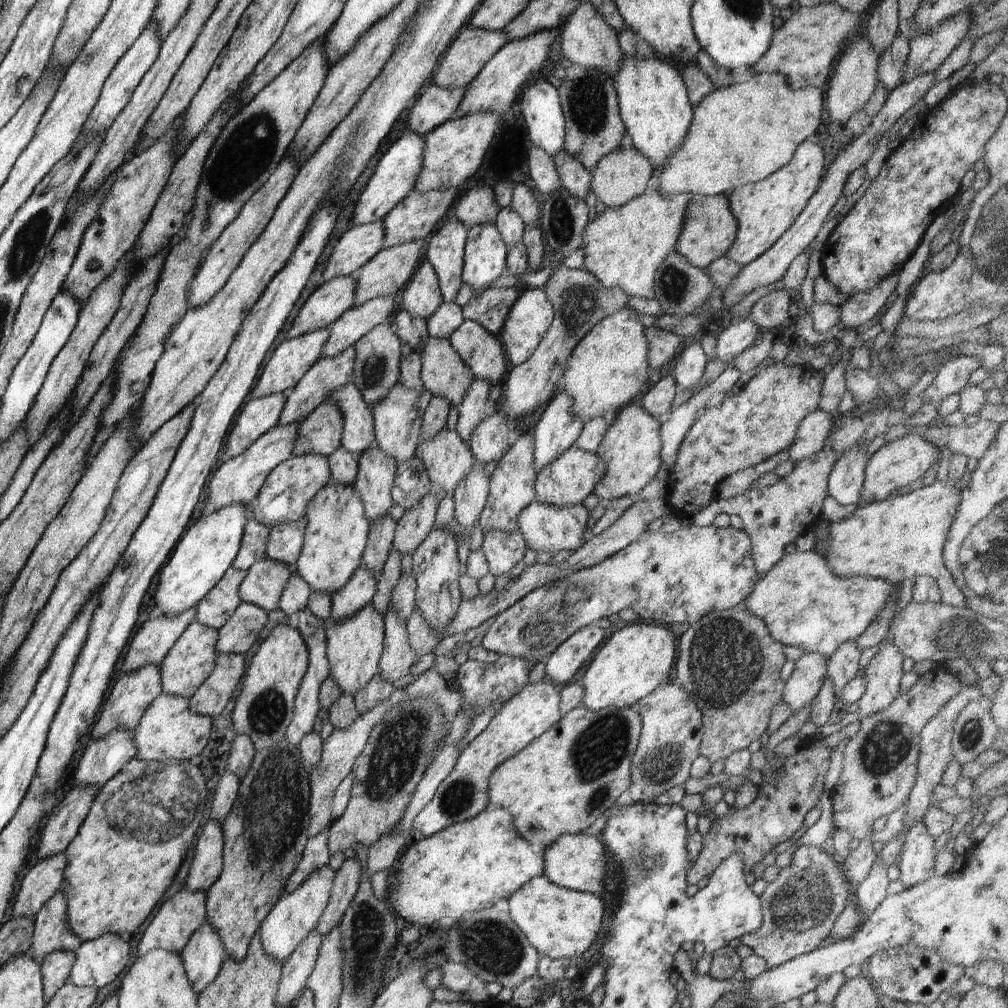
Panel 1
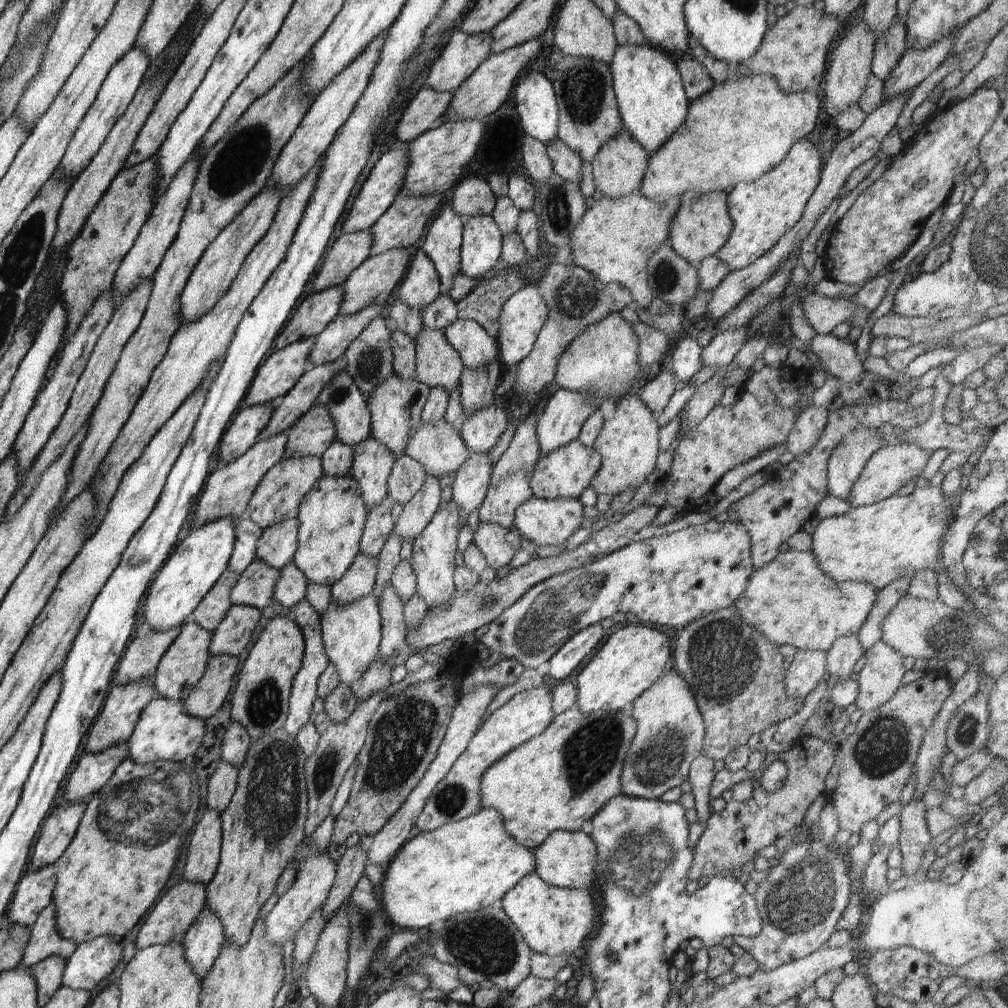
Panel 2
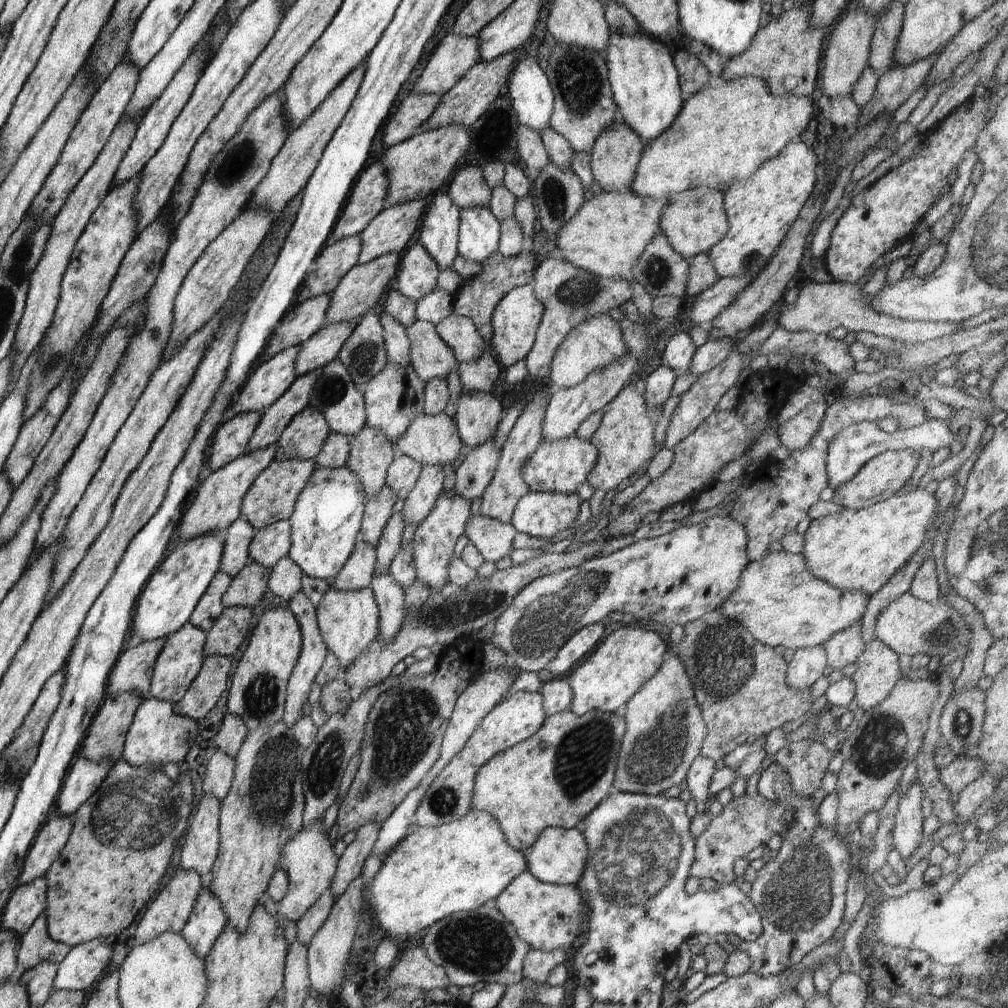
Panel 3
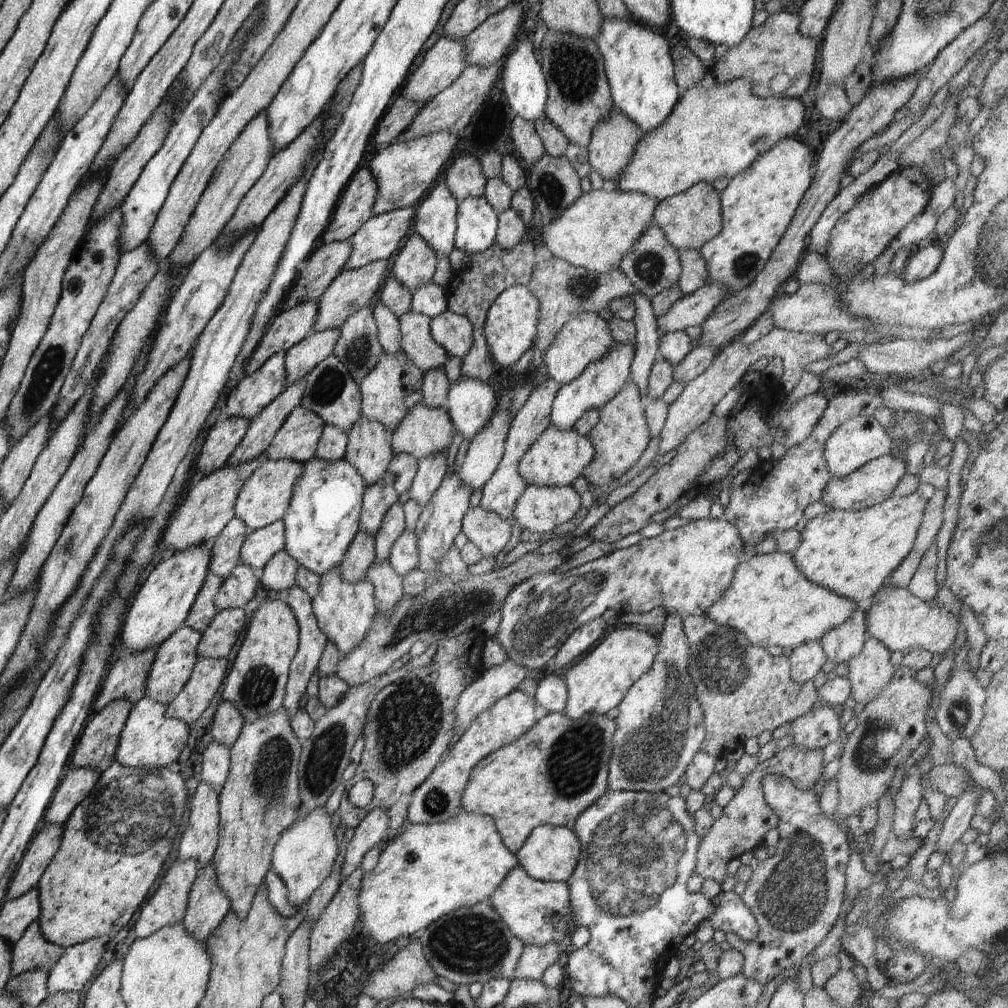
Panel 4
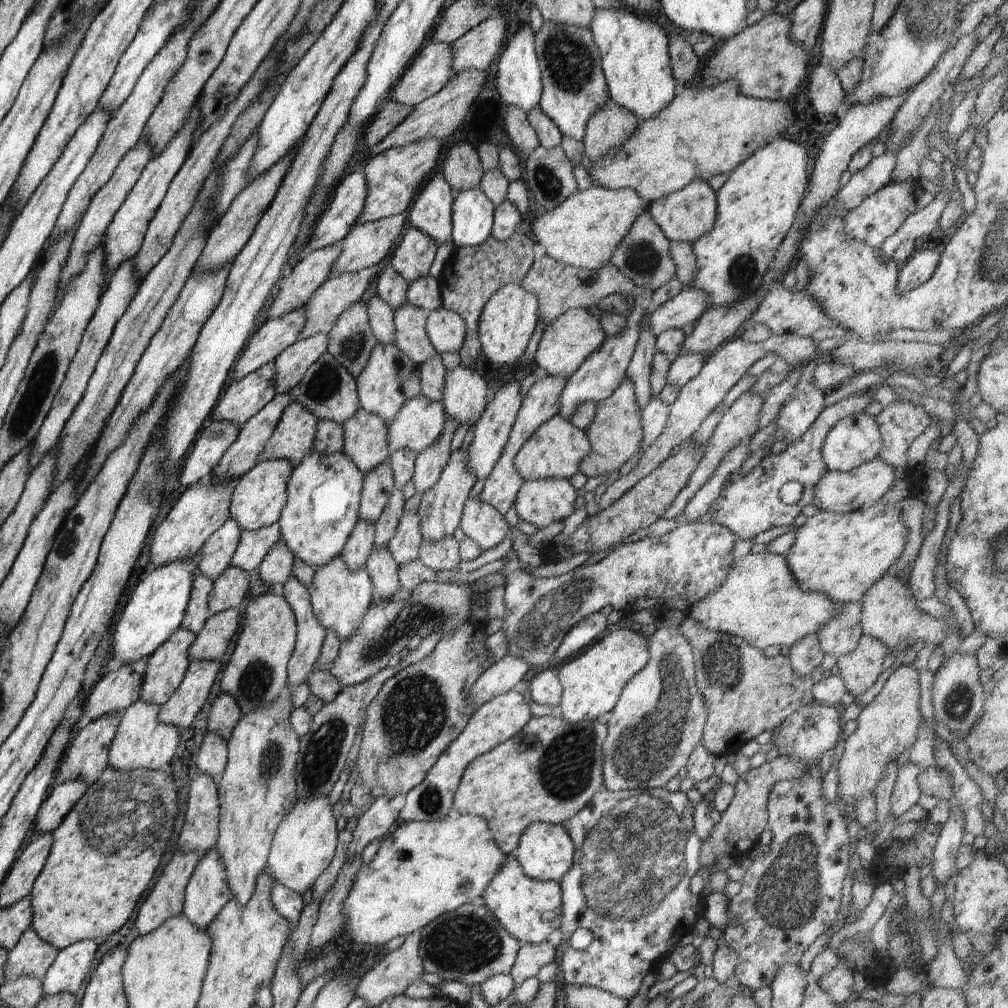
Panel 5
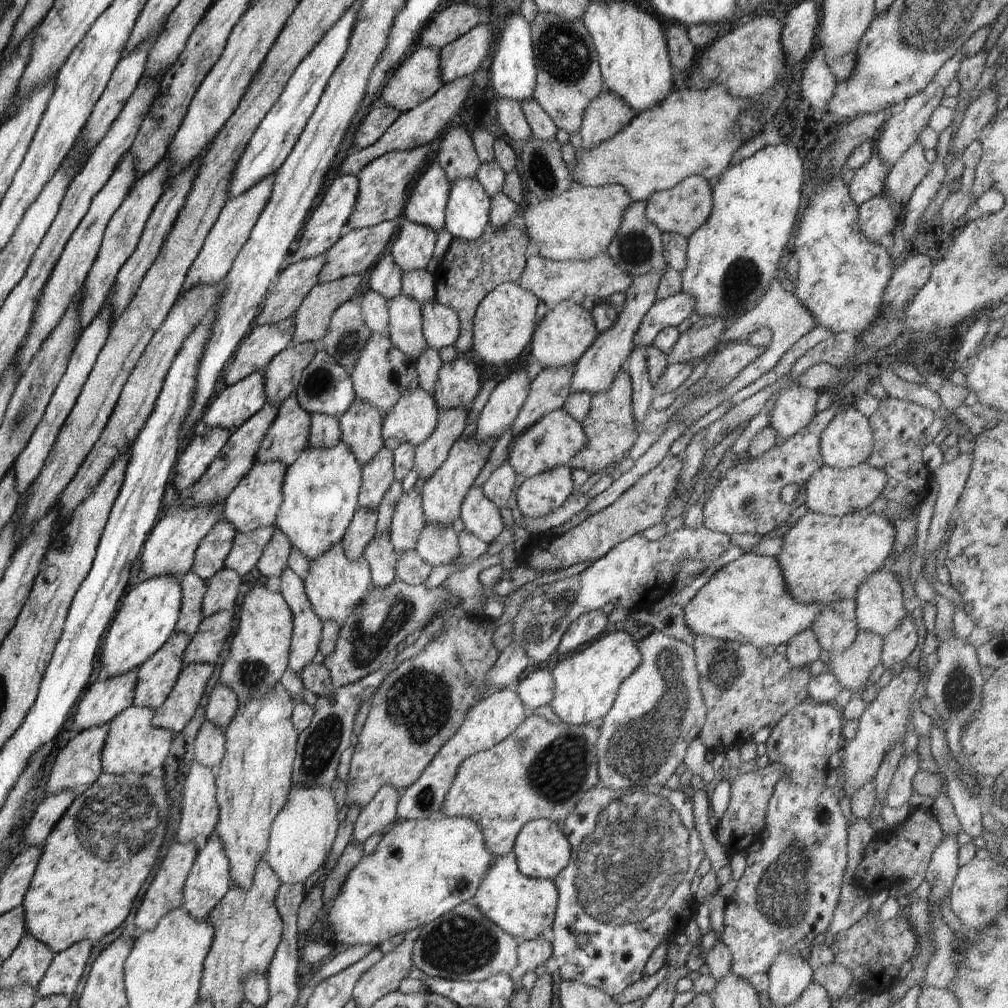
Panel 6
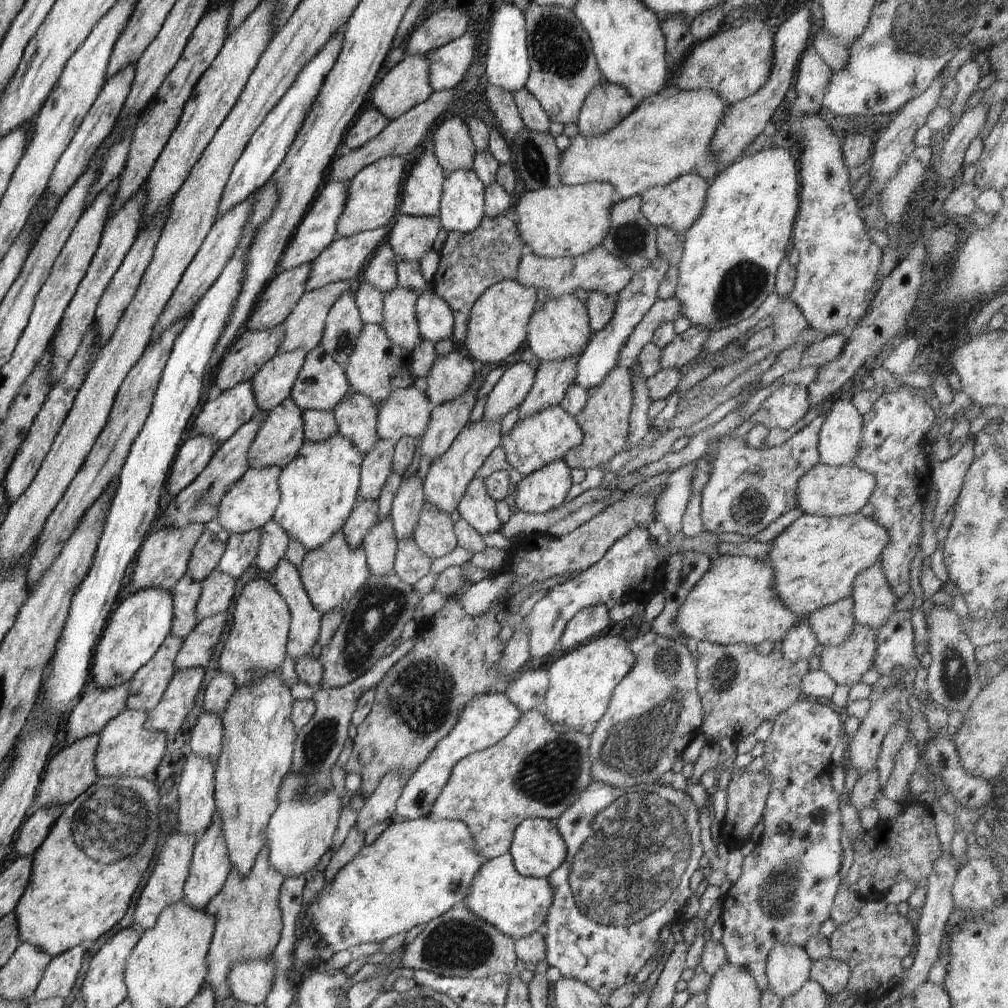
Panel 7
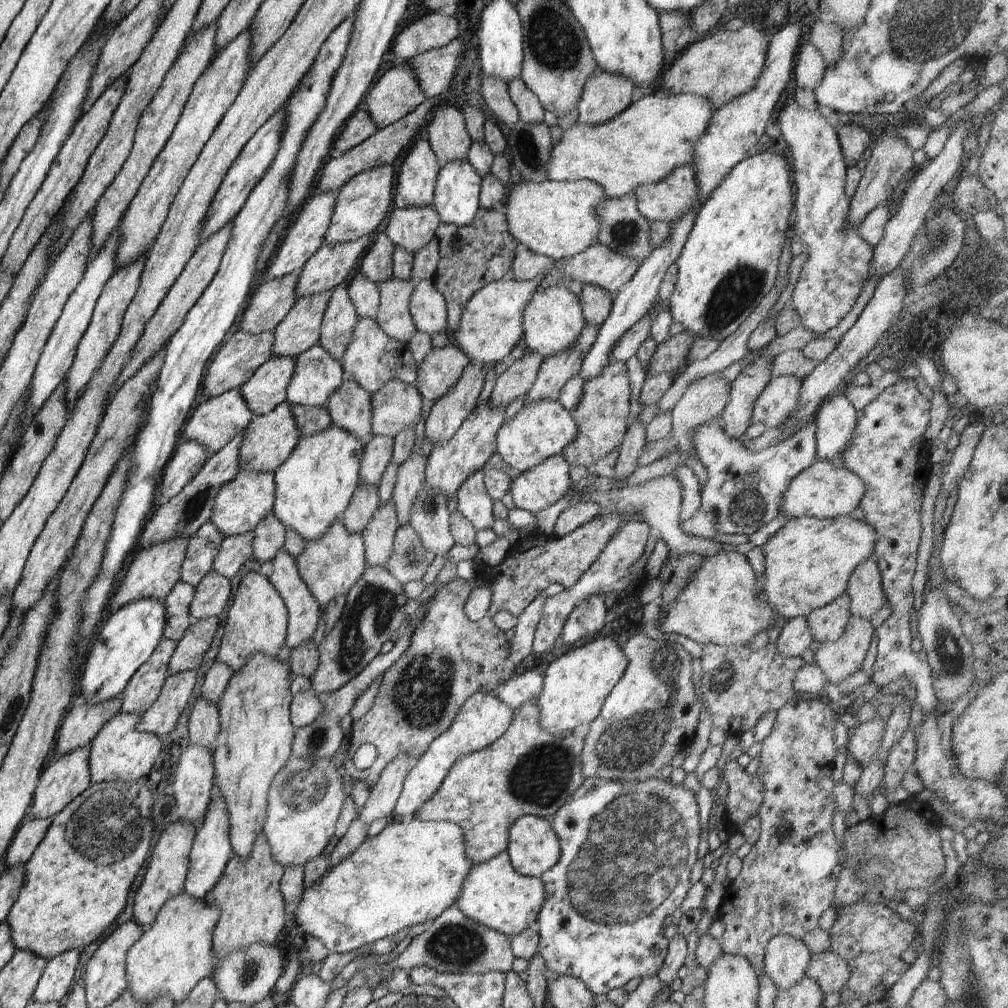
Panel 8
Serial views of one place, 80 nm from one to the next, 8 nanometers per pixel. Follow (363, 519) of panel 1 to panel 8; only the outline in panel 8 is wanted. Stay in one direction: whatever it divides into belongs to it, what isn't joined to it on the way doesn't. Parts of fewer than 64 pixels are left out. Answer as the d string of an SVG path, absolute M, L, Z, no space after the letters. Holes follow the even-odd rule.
M334 423L316 434L300 436L288 460L273 472L275 501L272 511L278 520L284 523L285 527L293 528L305 541L313 541L325 535L333 520L340 519L344 515L351 496L359 485L363 445L360 439Z

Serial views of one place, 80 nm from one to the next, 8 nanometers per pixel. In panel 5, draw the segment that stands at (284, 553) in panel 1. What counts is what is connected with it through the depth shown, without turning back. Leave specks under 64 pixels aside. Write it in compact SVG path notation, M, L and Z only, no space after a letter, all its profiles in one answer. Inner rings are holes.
M278 523L257 531L242 531L229 566L238 567L252 574L258 570L263 558L280 539L281 532Z

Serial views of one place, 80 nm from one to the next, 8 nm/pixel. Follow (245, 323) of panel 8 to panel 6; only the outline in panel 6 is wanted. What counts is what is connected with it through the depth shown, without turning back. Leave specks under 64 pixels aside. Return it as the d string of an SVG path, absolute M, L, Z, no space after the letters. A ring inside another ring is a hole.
M325 254L288 265L279 274L278 282L263 300L254 325L271 325L294 316L325 263Z

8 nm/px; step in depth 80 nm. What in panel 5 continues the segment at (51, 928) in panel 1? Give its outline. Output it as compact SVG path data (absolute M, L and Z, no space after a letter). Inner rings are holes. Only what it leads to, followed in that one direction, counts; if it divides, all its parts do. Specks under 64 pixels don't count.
M32 927L22 934L18 944L5 954L3 975L6 983L20 977L42 980L60 951L42 940Z

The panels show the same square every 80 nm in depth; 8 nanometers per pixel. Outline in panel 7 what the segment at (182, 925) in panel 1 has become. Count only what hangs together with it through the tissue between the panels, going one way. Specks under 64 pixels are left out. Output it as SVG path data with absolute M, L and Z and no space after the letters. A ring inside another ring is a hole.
M178 830L172 831L166 837L165 843L162 845L162 849L158 854L156 866L148 883L142 890L140 898L138 898L138 904L136 904L136 909L134 910L133 917L136 928L141 931L154 928L162 909L184 898L184 883L189 875L189 868L197 839L198 836L187 835Z

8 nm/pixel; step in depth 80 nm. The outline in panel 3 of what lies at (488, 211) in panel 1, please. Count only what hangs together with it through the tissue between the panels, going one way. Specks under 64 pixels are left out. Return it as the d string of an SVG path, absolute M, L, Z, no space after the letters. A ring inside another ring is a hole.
M472 164L455 170L450 182L448 196L459 206L459 210L472 205L488 207L491 188L483 175L483 170Z

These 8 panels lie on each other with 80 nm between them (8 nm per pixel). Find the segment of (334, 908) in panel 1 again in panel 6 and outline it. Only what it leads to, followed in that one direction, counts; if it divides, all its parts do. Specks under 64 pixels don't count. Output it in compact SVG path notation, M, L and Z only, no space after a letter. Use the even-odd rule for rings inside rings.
M384 785L376 792L374 798L363 806L354 824L353 838L355 843L364 844L375 832L384 832L398 820L397 801L400 790L394 785Z

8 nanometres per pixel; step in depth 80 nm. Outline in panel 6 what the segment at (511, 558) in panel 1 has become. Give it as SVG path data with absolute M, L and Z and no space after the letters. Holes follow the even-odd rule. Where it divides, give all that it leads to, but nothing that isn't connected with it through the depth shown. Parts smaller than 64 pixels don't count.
M472 485L461 504L460 516L464 528L492 546L498 535L504 530L504 514L486 498L482 487Z

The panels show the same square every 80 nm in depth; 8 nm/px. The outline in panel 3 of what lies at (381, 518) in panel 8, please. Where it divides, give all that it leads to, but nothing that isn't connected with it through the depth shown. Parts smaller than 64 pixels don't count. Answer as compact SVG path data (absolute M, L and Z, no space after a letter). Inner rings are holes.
M389 572L374 574L369 586L374 591L378 607L380 636L389 643L394 640L402 621L406 619L405 592Z

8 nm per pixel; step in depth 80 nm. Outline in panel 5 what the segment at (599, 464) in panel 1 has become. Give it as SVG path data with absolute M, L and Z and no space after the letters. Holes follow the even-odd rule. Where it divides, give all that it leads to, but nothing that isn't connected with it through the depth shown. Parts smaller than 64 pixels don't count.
M556 413L542 423L519 448L514 466L524 481L537 481L550 477L568 479L579 470L580 461L590 452L591 444L585 431L574 426L570 420Z

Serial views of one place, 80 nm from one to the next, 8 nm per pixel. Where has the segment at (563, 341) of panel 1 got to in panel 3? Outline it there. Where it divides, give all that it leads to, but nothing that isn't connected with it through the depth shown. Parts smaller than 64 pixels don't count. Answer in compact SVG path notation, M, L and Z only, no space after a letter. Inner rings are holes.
M554 258L542 259L537 262L532 286L534 296L544 307L533 347L525 358L528 374L533 379L544 379L545 376L549 376L551 360L556 347L564 340L571 328L593 316L608 314L609 310L622 306L633 295L627 280L618 277L607 279L575 267L568 261L559 261Z

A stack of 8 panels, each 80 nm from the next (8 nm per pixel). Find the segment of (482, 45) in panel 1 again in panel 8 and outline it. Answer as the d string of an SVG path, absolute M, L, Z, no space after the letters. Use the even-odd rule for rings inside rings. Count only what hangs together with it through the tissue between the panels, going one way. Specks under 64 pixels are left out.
M406 62L386 71L370 88L366 112L378 129L402 120L426 100L413 74Z

